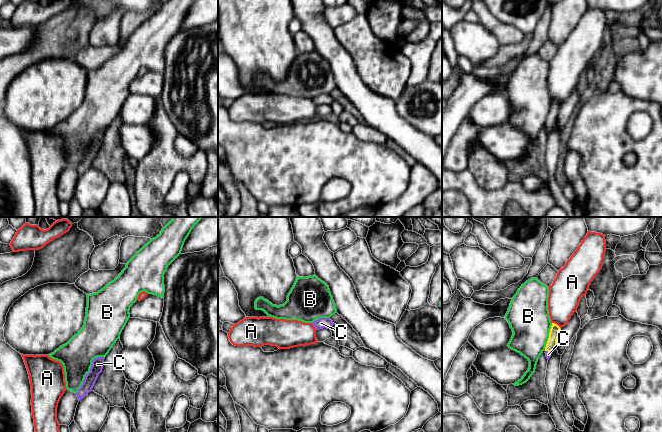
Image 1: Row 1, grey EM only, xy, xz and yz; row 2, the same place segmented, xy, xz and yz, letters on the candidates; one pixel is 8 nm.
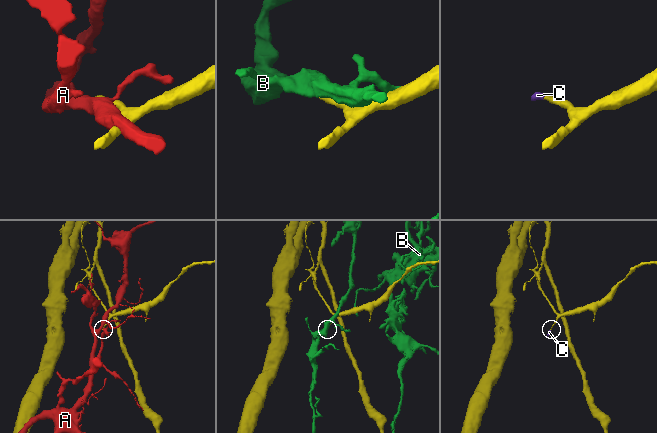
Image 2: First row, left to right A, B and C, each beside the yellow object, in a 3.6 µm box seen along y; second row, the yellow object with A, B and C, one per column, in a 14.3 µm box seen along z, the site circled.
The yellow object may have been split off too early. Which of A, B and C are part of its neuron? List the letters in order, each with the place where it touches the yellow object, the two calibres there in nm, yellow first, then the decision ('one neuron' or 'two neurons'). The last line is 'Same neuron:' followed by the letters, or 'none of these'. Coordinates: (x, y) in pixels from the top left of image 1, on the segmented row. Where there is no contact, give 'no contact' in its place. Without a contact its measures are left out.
A: meets yellow in yz at (556, 324); 80 nm thick on the yellow side, 260 nm on the other; two neurons
B: meets yellow in yz at (549, 336); 80 nm thick on the yellow side, 340 nm on the other; two neurons
C: meets yellow in yz at (549, 351); 80 nm thick on the yellow side, 50 nm on the other; one neuron
Same neuron: C

